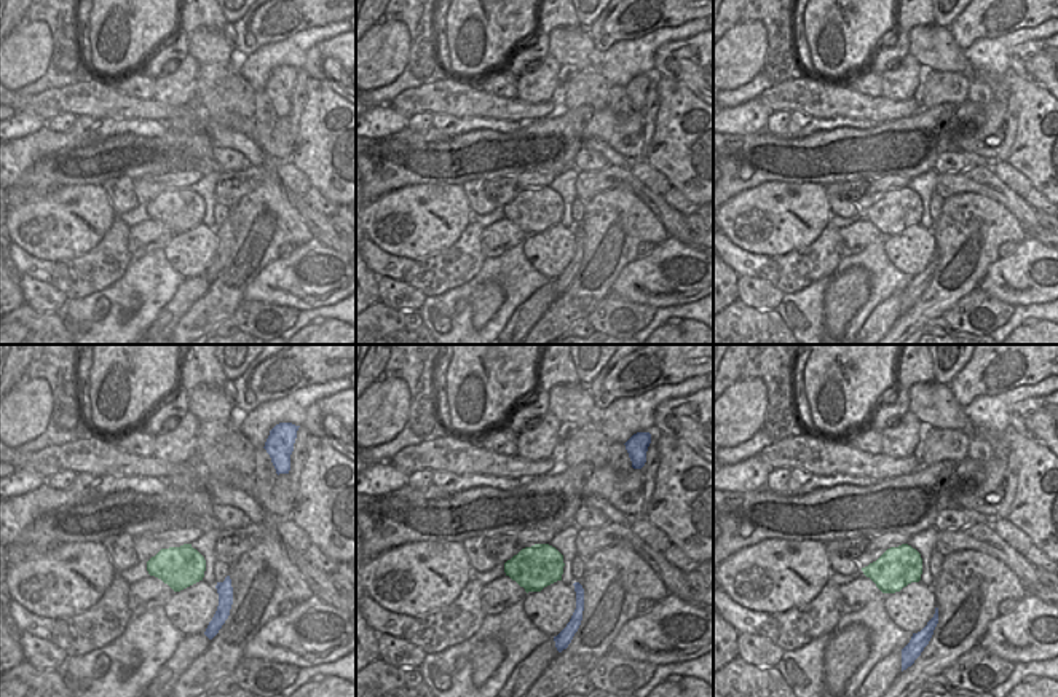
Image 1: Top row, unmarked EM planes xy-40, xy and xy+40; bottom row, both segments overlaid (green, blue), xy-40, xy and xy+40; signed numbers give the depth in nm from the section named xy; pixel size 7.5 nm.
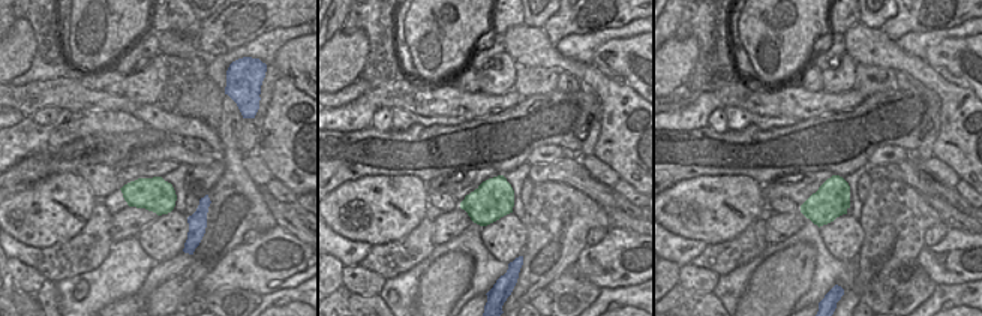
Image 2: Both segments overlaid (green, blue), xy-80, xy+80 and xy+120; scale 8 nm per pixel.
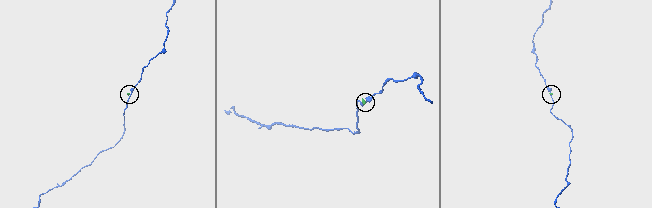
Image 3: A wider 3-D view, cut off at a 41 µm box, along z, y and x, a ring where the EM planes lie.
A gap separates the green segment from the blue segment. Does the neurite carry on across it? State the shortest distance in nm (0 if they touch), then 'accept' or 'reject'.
100 nm | reject

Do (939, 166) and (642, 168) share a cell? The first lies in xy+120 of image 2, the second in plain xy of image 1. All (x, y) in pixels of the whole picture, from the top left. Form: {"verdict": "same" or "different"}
{"verdict": "same"}

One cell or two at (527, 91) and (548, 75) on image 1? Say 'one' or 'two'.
one

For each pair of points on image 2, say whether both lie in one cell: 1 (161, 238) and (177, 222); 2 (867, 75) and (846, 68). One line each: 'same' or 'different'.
1: same
2: different

